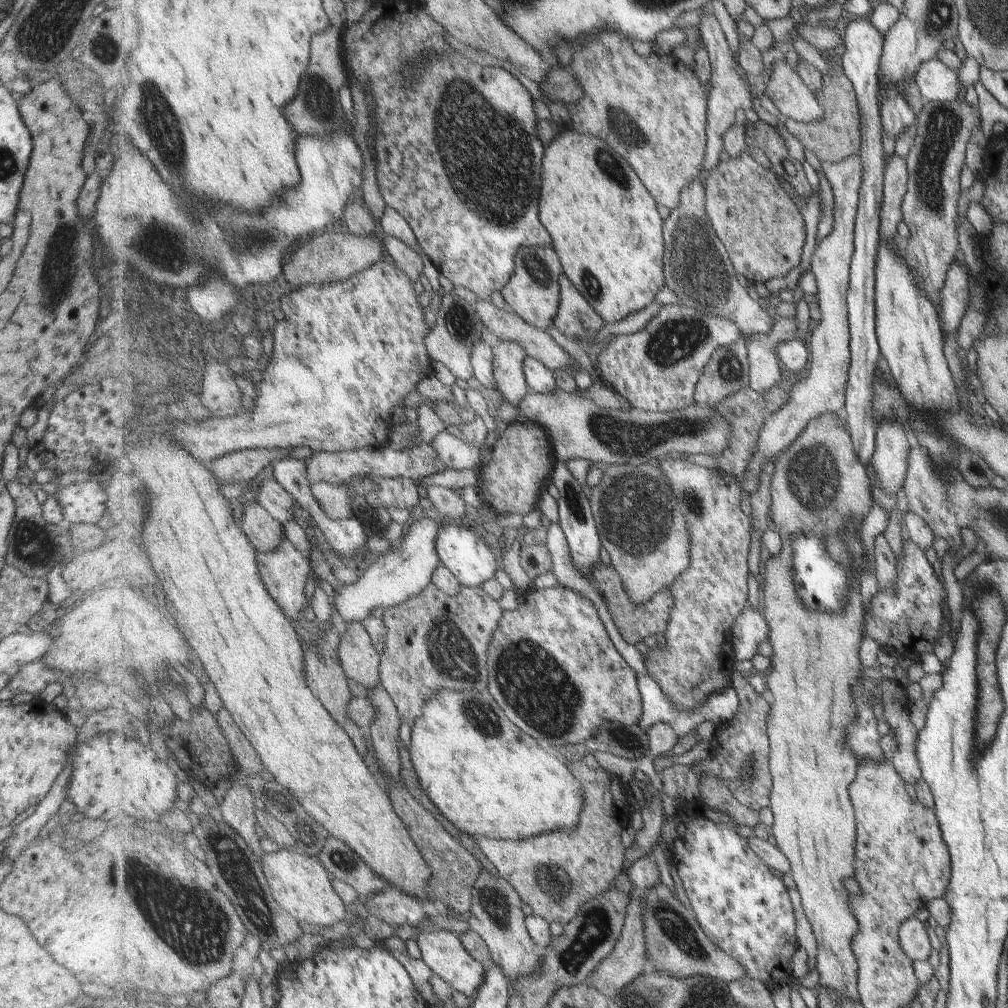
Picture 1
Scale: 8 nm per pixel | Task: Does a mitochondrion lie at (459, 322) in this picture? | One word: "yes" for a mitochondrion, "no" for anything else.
yes

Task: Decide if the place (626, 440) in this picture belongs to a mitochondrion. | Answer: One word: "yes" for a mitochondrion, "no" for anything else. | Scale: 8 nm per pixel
yes

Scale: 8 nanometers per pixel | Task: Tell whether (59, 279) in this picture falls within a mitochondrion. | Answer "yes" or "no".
yes

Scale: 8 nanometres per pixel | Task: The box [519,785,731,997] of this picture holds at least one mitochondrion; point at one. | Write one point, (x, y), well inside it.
(596, 924)

